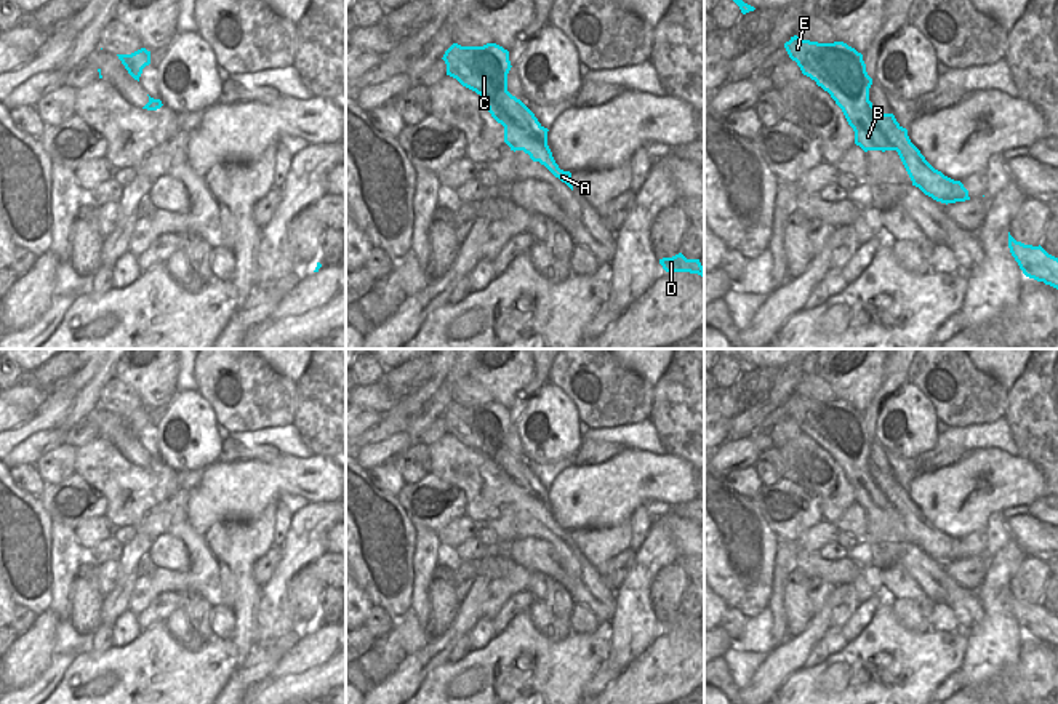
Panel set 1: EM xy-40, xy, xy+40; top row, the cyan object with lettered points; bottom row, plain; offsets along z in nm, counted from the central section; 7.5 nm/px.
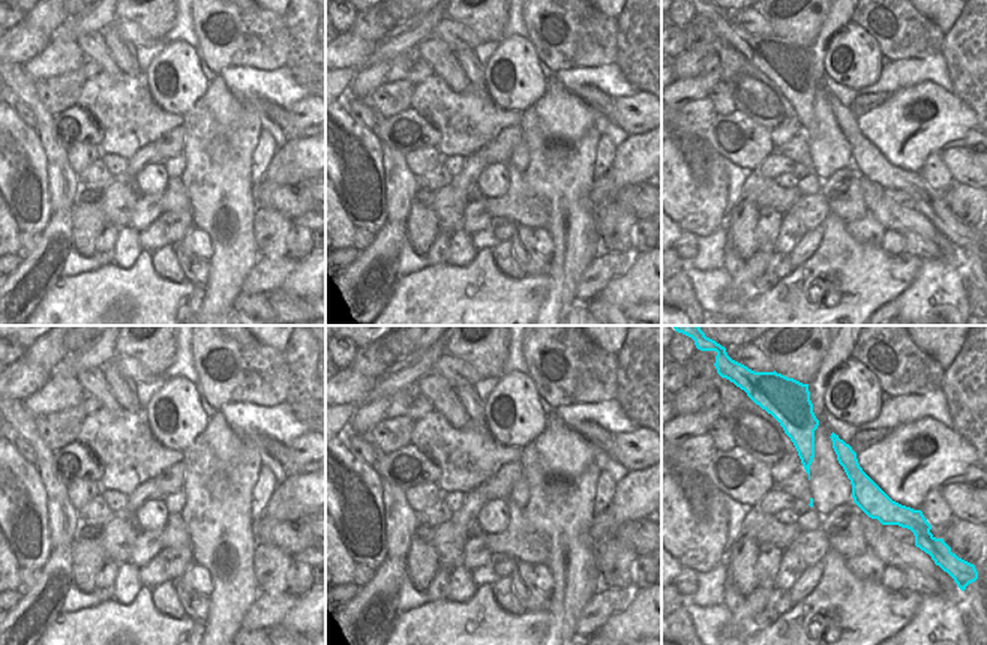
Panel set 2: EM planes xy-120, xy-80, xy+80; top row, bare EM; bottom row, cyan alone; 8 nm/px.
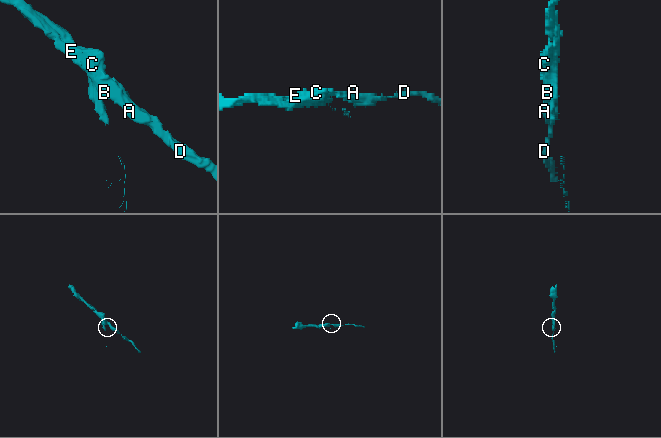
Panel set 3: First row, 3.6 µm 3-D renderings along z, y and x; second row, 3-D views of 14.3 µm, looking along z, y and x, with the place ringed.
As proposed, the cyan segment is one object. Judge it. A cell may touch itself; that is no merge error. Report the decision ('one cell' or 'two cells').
two cells

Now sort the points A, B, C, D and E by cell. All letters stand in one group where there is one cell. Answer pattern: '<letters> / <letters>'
A D / B C E

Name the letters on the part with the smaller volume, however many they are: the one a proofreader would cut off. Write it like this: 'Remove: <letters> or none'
Remove: A, D

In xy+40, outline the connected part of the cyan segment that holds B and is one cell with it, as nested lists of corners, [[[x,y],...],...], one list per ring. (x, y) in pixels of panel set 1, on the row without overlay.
[[[797,394],[784,402],[802,432],[831,453],[855,490],[855,502],[868,509],[896,509],[868,470],[872,437],[863,413],[844,400],[818,402]]]

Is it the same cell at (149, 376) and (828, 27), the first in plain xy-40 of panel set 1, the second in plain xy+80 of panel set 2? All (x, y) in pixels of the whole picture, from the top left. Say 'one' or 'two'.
two

